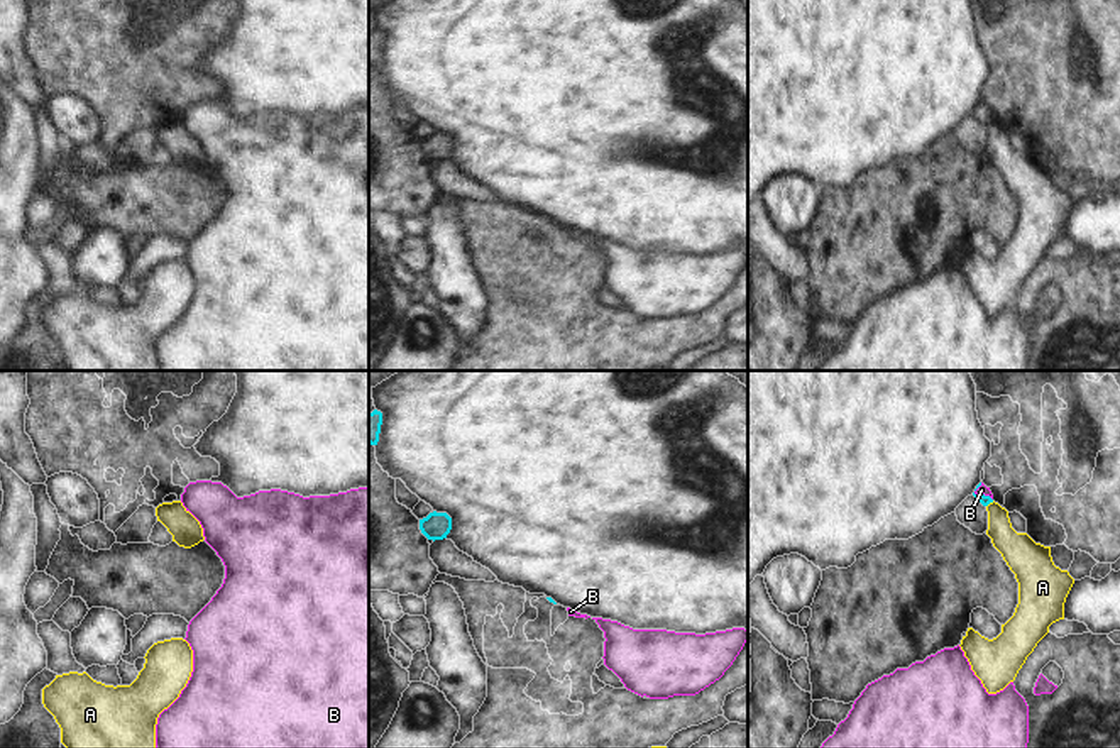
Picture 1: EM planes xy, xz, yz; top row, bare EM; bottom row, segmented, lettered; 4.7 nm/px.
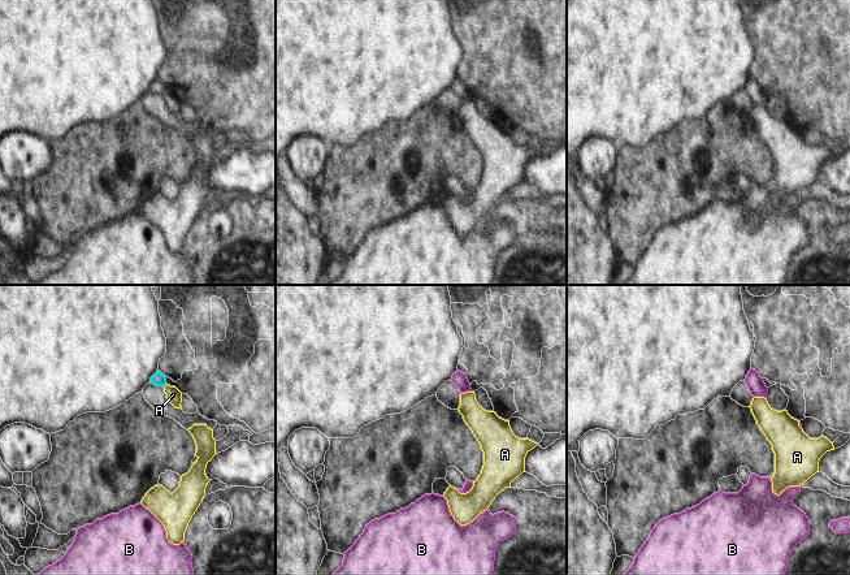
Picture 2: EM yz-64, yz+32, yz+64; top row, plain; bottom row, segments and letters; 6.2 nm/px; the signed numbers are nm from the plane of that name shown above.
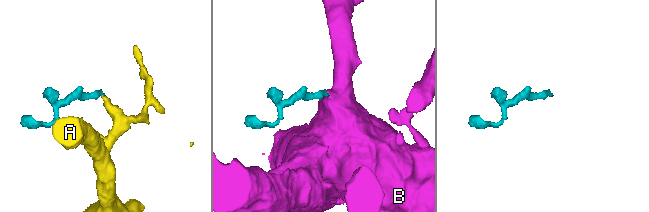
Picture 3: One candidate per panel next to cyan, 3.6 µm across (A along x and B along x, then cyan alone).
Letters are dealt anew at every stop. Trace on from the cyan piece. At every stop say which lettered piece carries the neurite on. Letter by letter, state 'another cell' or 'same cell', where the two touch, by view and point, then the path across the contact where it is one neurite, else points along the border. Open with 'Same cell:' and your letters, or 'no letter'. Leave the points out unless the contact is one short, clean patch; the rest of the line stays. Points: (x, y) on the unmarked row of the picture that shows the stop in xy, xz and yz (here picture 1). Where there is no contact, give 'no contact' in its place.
Same cell: B
A: another cell | yz (990, 122) | along yz (993, 122), (987, 127)
B: same cell | yz (980, 115) | across yz (985, 120), (980, 115), (982, 110)

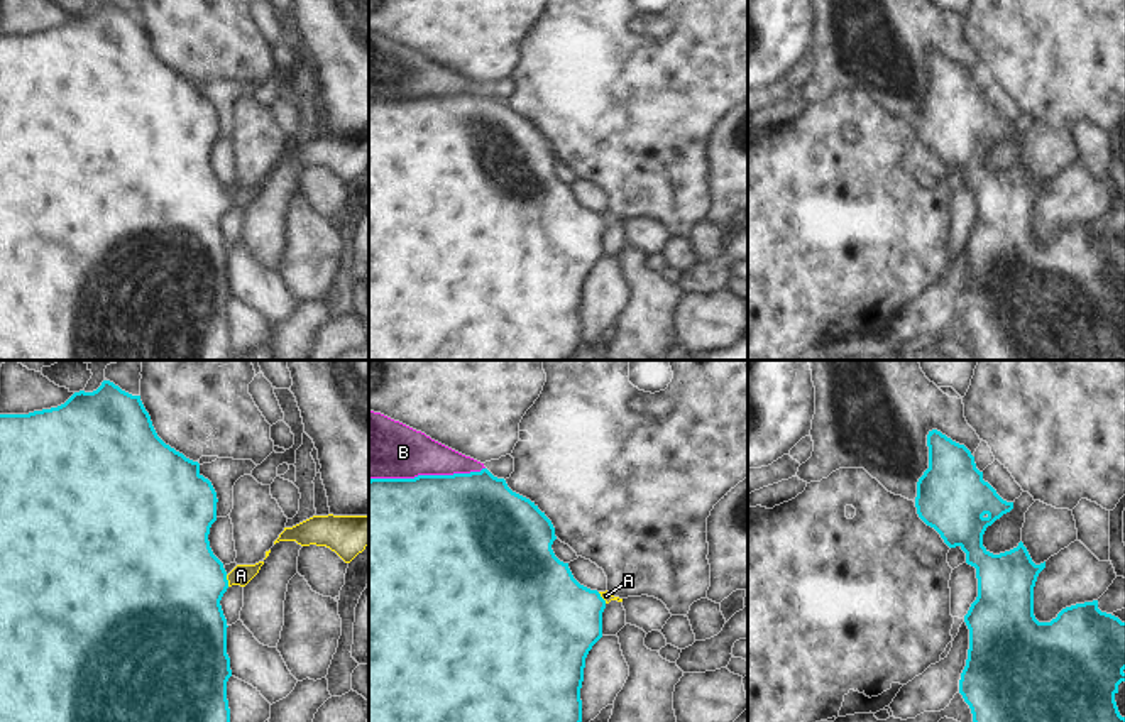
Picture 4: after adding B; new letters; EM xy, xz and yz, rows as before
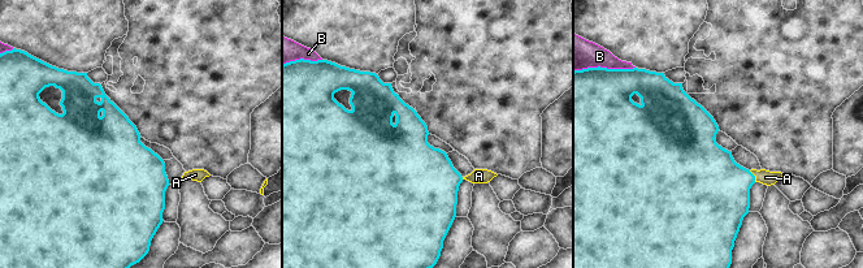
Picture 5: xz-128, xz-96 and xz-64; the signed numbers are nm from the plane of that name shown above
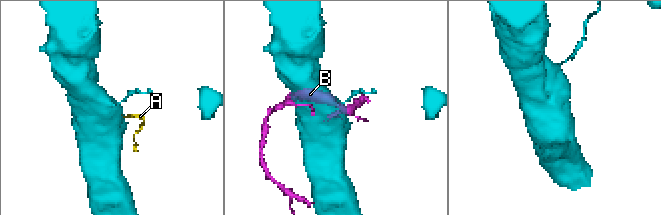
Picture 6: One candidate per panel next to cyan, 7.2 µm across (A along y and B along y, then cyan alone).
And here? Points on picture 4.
Same cell: A
A: same cell | xy (227, 202) | across xy (175, 205), (227, 202), (241, 196)
B: another cell | xz (427, 97)

